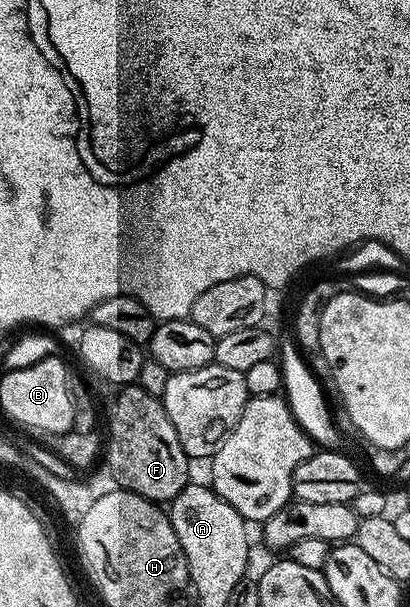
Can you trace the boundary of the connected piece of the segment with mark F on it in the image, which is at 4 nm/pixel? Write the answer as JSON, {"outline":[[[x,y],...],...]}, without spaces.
{"outline":[[[132,383],[118,390],[119,398],[111,409],[111,434],[105,437],[106,464],[119,481],[122,488],[136,493],[156,503],[169,503],[185,486],[189,484],[189,463],[187,453],[181,447],[181,439],[177,439],[177,431],[173,423],[169,423],[169,415],[163,409],[160,398],[149,395],[140,389],[138,384]]]}

